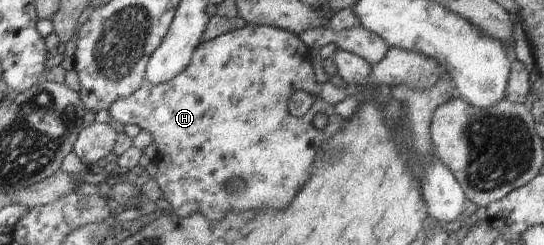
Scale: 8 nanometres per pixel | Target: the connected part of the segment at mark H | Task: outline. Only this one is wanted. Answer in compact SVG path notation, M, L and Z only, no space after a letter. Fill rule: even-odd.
M245 24L245 27L241 29L224 33L212 40L202 41L193 52L189 65L177 77L174 77L171 81L157 85L145 79L142 86L135 90L135 93L132 93L129 97L114 101L114 104L109 106L108 111L113 122L119 121L123 125L139 125L141 130L152 135L154 139L153 143L157 146L158 151L156 157L158 168L155 179L163 192L163 197L173 207L173 213L177 213L181 217L187 217L191 213L201 213L209 221L221 221L225 217L223 213L227 213L227 211L245 213L245 211L251 211L251 209L287 209L291 205L293 197L299 193L299 187L303 187L309 181L311 171L313 171L313 159L315 159L315 155L321 151L323 145L327 143L327 139L333 137L333 133L341 131L348 124L347 119L342 118L335 112L334 106L329 105L329 103L321 99L322 84L316 82L315 74L311 67L311 60L311 49L294 33L273 26ZM317 113L325 113L328 119L325 129L319 131L313 127L313 117ZM233 178L239 178L245 183L245 191L243 193L237 195L237 193L227 191L227 184Z

